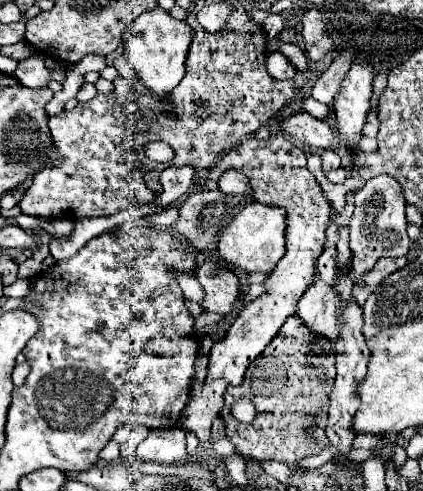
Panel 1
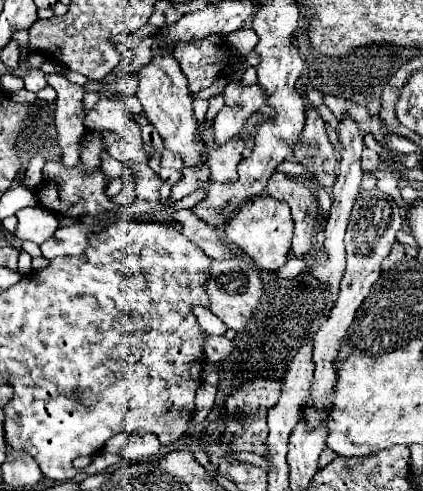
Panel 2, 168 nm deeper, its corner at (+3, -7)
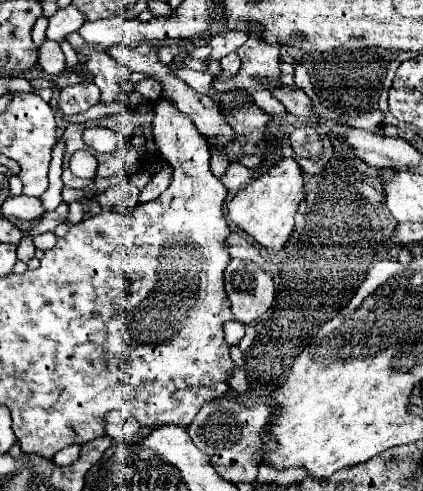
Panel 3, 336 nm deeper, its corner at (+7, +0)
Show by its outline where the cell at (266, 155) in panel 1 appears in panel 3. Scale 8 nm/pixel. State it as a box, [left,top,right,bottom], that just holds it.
[138,167,172,203]

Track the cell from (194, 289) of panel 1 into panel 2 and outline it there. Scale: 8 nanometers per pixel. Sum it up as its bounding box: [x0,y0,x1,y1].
[192,306,226,336]

